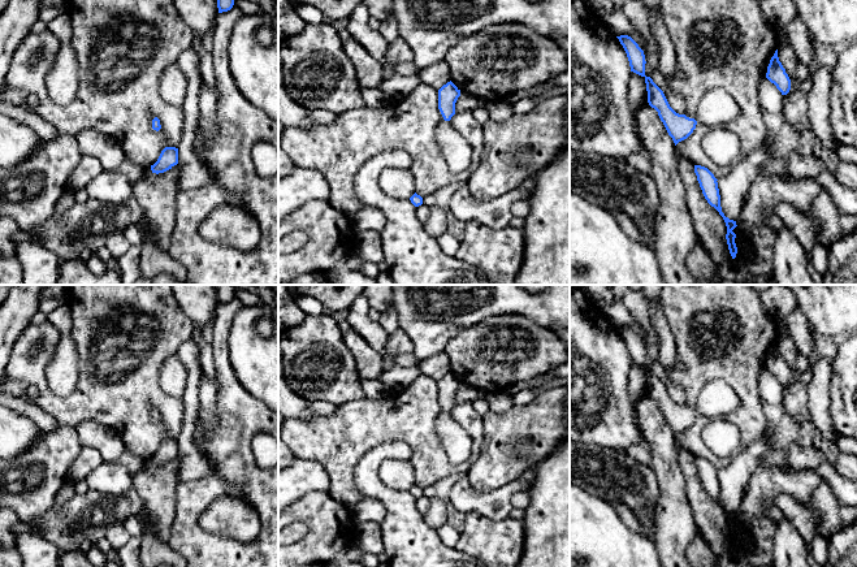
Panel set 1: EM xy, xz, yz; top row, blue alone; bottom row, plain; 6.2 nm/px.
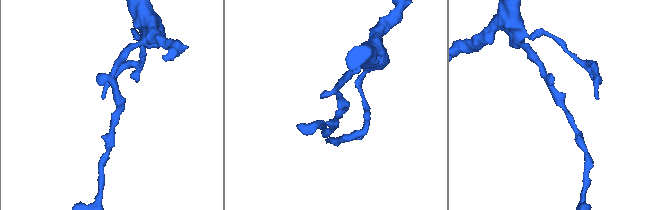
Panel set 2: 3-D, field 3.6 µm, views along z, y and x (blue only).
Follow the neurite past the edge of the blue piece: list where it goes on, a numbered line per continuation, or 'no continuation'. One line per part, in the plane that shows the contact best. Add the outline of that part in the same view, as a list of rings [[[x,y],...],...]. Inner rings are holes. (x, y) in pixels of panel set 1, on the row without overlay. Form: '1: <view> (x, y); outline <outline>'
1: xz (457, 442); outline [[[442,412],[436,419],[437,436],[453,464],[460,464],[471,455],[472,442],[469,434],[450,416]]]

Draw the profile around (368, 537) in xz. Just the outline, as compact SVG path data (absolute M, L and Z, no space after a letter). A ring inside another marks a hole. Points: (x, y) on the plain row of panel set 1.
M375 521L358 523L352 541L363 554L377 555L384 551L382 532L380 524Z

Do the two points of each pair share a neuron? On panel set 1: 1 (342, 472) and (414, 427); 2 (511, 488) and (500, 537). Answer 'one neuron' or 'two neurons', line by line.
1: one neuron
2: two neurons

